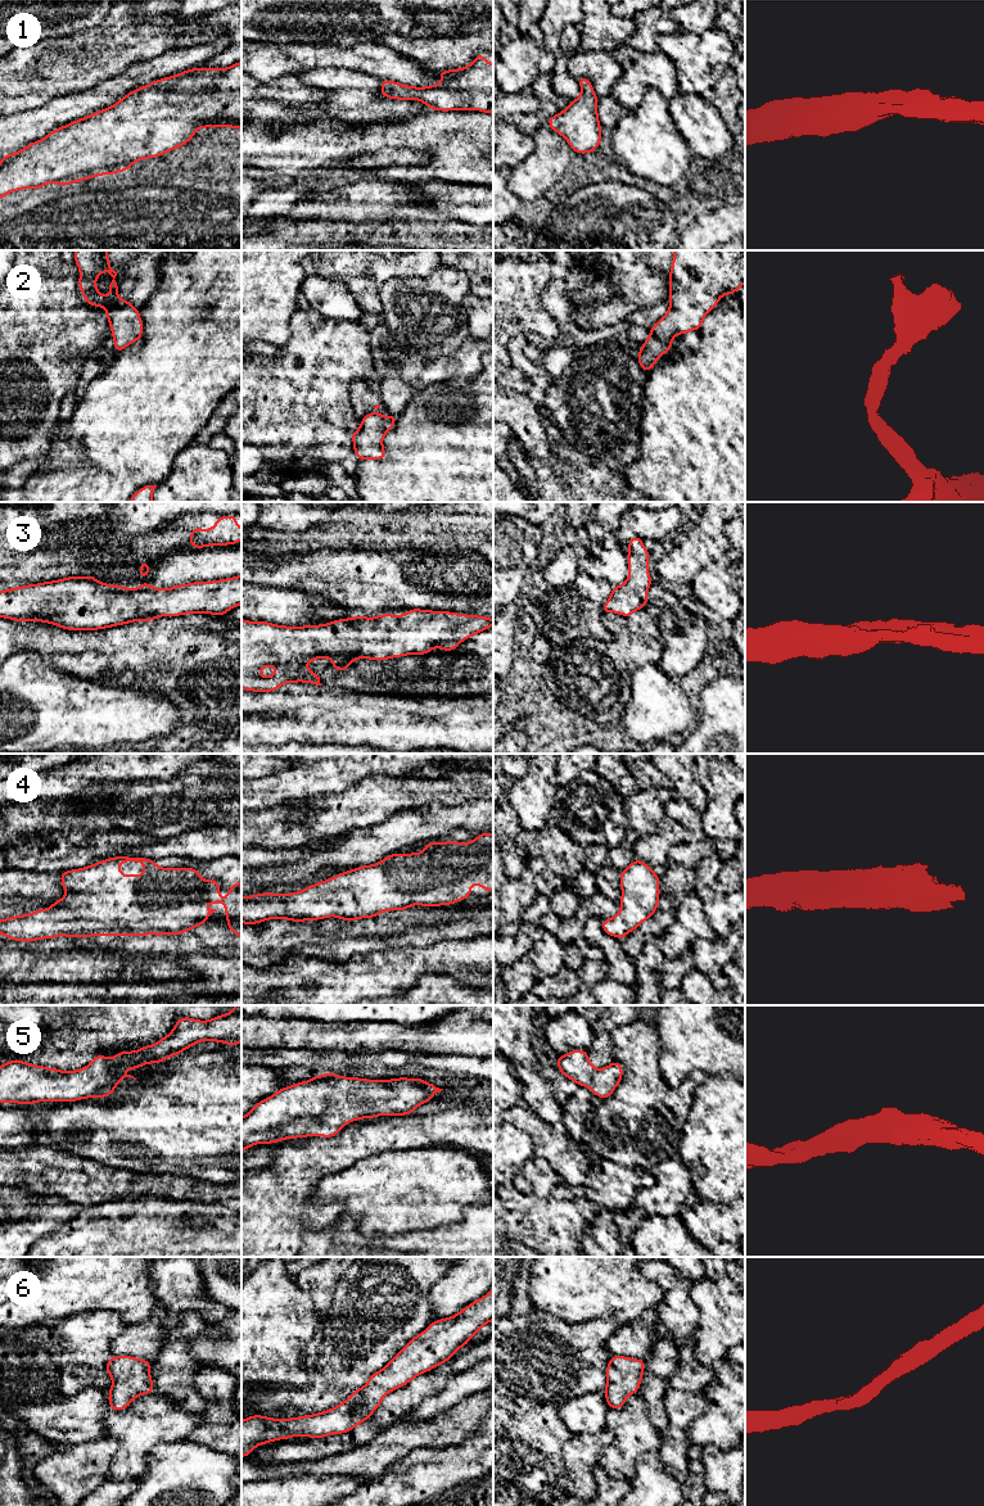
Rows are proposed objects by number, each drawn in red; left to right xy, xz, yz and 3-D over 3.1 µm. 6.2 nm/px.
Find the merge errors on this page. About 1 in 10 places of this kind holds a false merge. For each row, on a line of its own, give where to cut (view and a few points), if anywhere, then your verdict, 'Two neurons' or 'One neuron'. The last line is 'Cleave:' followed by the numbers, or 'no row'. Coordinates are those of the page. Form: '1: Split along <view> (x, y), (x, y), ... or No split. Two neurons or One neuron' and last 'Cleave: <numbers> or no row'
1: No split. One neuron
2: No split. One neuron
3: No split. One neuron
4: No split. One neuron
5: No split. One neuron
6: No split. One neuron
Cleave: no row

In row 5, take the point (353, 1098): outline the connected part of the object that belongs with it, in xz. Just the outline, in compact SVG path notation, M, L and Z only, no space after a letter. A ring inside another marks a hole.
M337 1073L316 1075L311 1080L284 1086L242 1117L242 1153L252 1145L272 1144L307 1136L333 1138L351 1121L379 1116L407 1116L443 1089L416 1077L367 1080Z

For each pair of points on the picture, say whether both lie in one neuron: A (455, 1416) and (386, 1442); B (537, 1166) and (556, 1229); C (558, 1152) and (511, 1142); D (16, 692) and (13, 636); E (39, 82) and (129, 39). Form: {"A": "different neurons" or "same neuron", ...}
{"A": "same neuron", "B": "same neuron", "C": "different neurons", "D": "different neurons", "E": "same neuron"}

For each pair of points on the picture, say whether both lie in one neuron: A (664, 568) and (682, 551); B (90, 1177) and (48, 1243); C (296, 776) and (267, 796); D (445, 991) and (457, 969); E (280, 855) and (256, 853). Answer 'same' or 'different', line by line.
A: same
B: different
C: same
D: different
E: same

